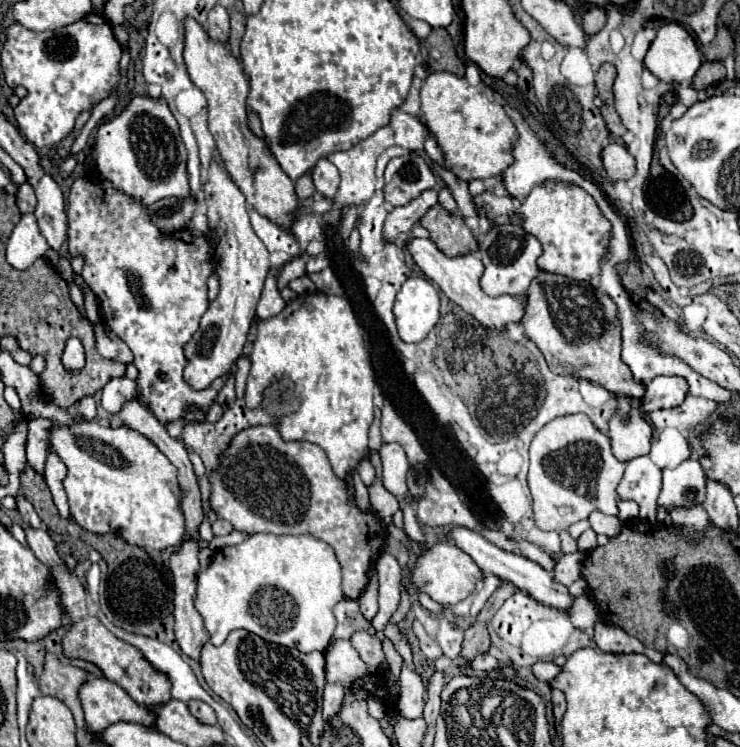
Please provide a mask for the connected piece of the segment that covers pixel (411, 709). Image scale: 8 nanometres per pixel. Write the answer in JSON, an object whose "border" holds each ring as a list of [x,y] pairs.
{"border":[[[402,662],[400,670],[400,700],[398,700],[398,712],[406,720],[416,720],[422,716],[424,710],[424,696],[426,686],[416,670],[410,670],[406,662]]]}

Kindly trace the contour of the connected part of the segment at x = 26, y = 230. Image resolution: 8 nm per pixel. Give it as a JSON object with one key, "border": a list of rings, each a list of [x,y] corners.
{"border":[[[24,214],[8,240],[6,260],[16,270],[26,270],[34,264],[36,258],[42,258],[46,252],[48,252],[48,242],[44,240],[38,228],[36,216]]]}

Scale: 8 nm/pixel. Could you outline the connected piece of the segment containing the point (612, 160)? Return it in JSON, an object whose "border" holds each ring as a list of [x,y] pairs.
{"border":[[[612,142],[602,150],[602,162],[614,182],[630,180],[636,174],[636,160],[620,142]]]}

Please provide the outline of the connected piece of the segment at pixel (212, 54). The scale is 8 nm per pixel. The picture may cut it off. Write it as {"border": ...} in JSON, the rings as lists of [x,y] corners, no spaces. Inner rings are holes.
{"border":[[[192,18],[184,20],[186,26],[186,46],[184,46],[184,62],[188,66],[190,80],[204,92],[208,98],[208,128],[218,144],[218,152],[224,160],[226,172],[236,182],[236,186],[244,192],[246,202],[272,224],[290,232],[296,222],[302,202],[294,190],[294,182],[284,174],[284,170],[276,164],[276,158],[268,152],[266,138],[258,138],[248,128],[246,118],[246,94],[248,94],[248,78],[242,72],[242,64],[232,56],[228,44],[220,44],[208,38],[206,30]]]}

